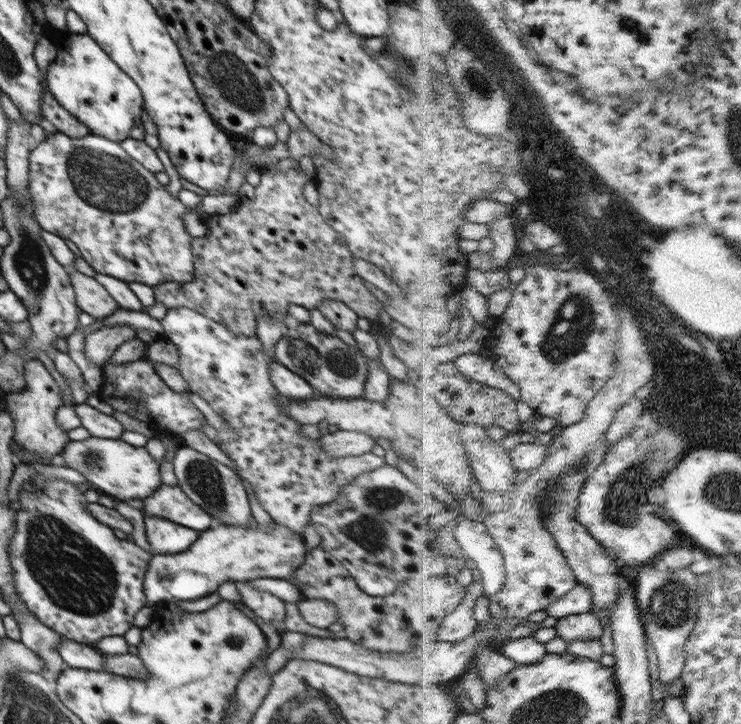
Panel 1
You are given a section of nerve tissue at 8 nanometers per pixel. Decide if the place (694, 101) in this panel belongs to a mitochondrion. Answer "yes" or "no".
no

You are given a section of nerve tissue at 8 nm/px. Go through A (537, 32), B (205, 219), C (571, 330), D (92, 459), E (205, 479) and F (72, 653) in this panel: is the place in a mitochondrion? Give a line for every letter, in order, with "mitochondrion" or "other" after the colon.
A: other
B: other
C: mitochondrion
D: mitochondrion
E: mitochondrion
F: other

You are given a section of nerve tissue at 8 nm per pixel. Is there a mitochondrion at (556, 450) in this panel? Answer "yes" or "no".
no

